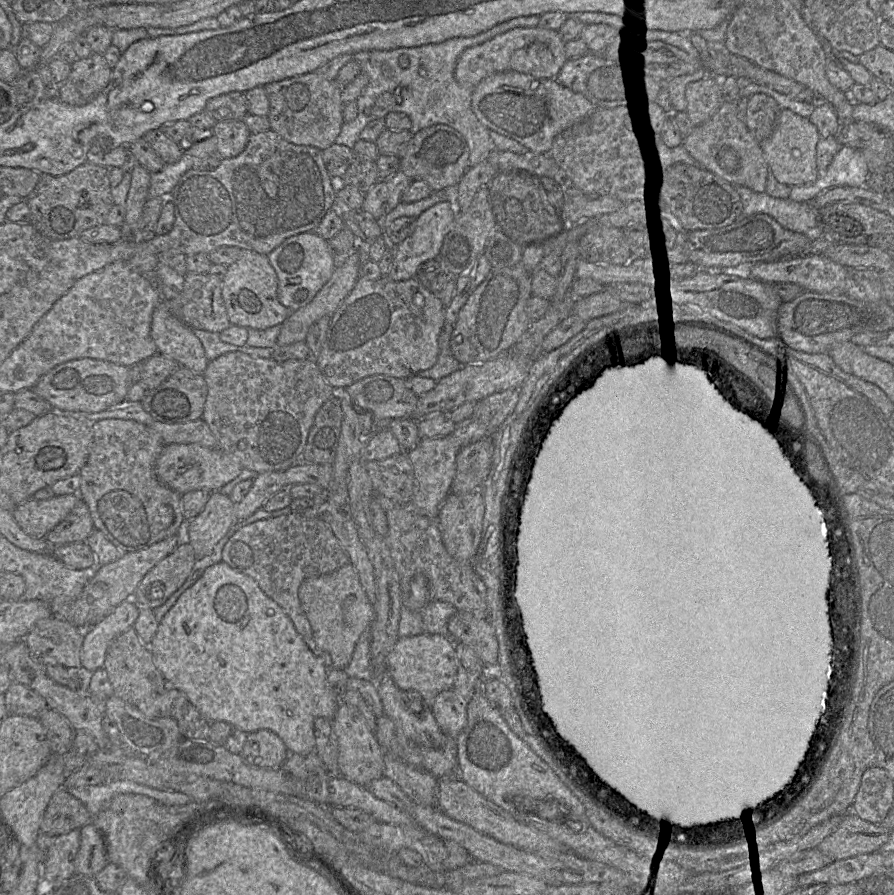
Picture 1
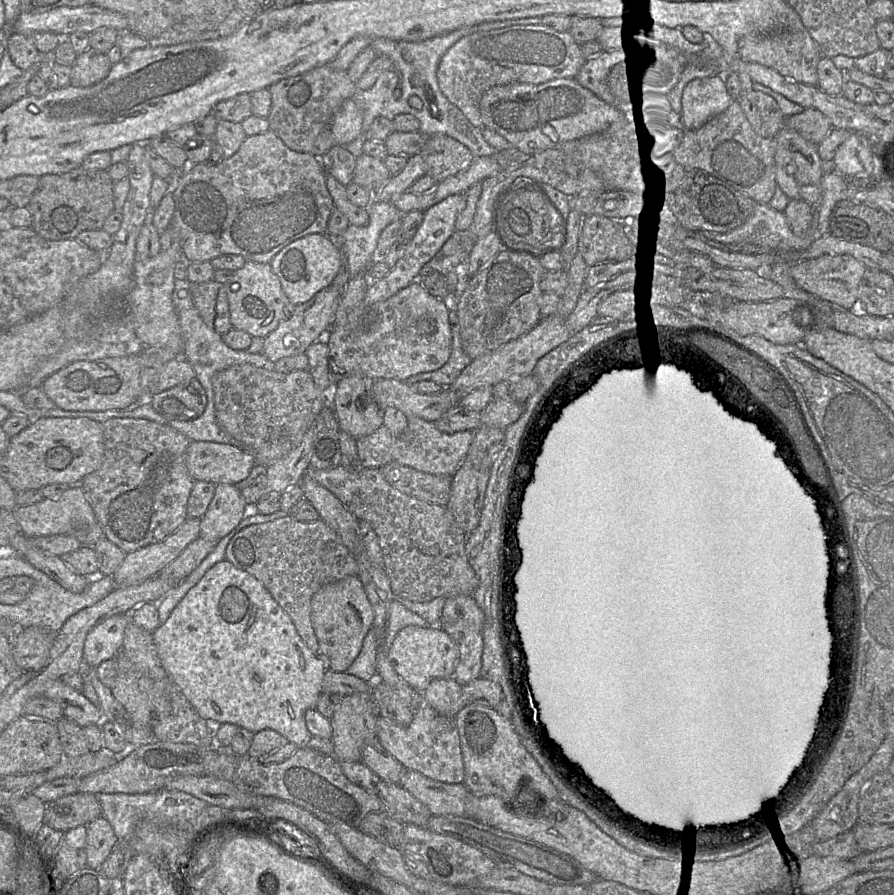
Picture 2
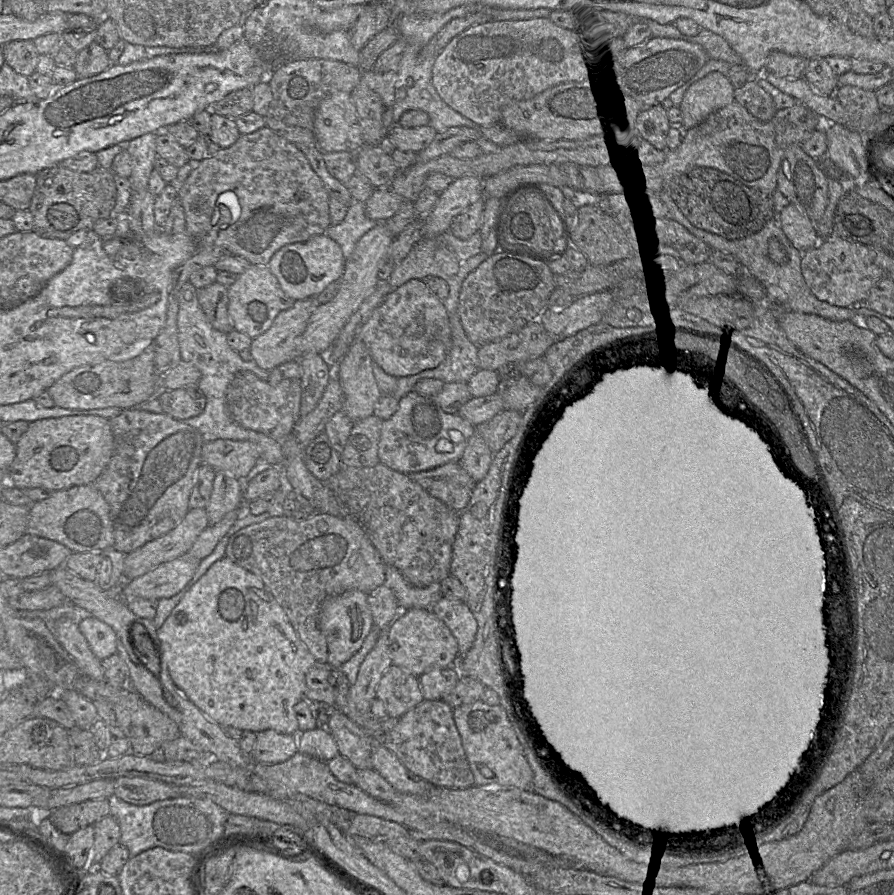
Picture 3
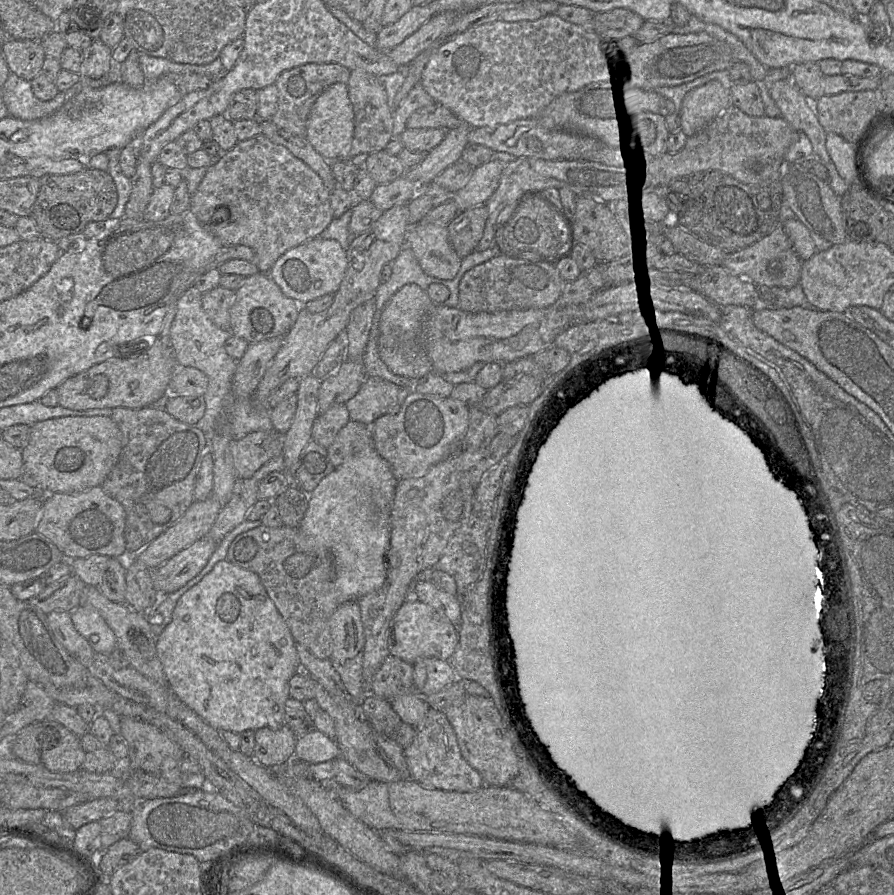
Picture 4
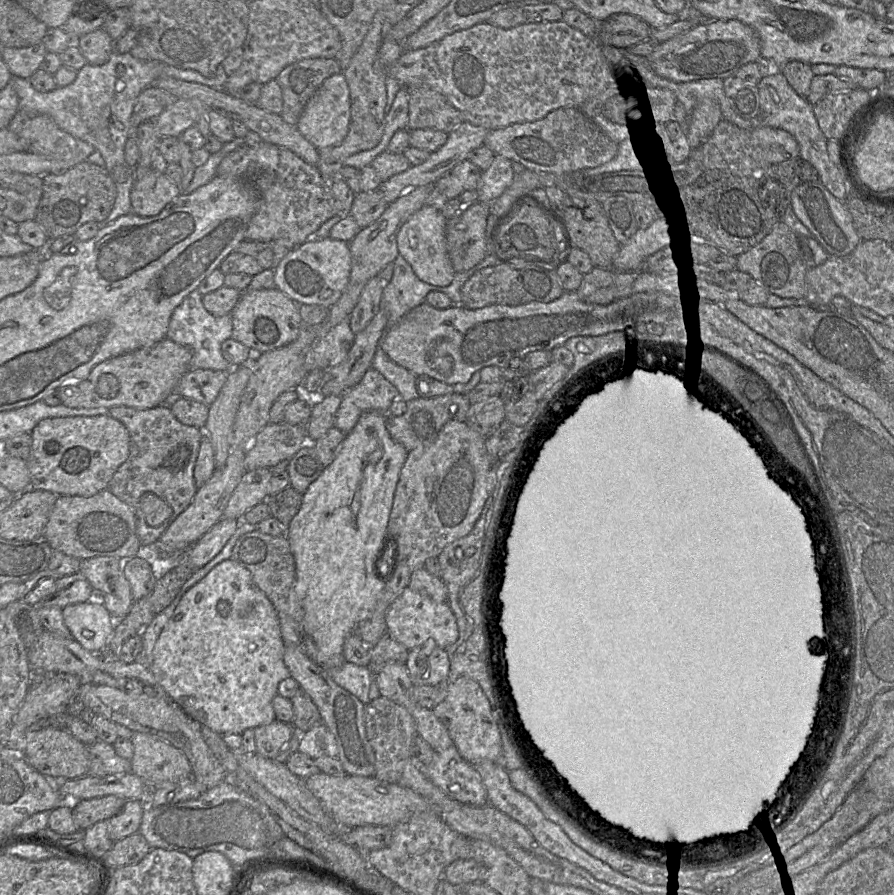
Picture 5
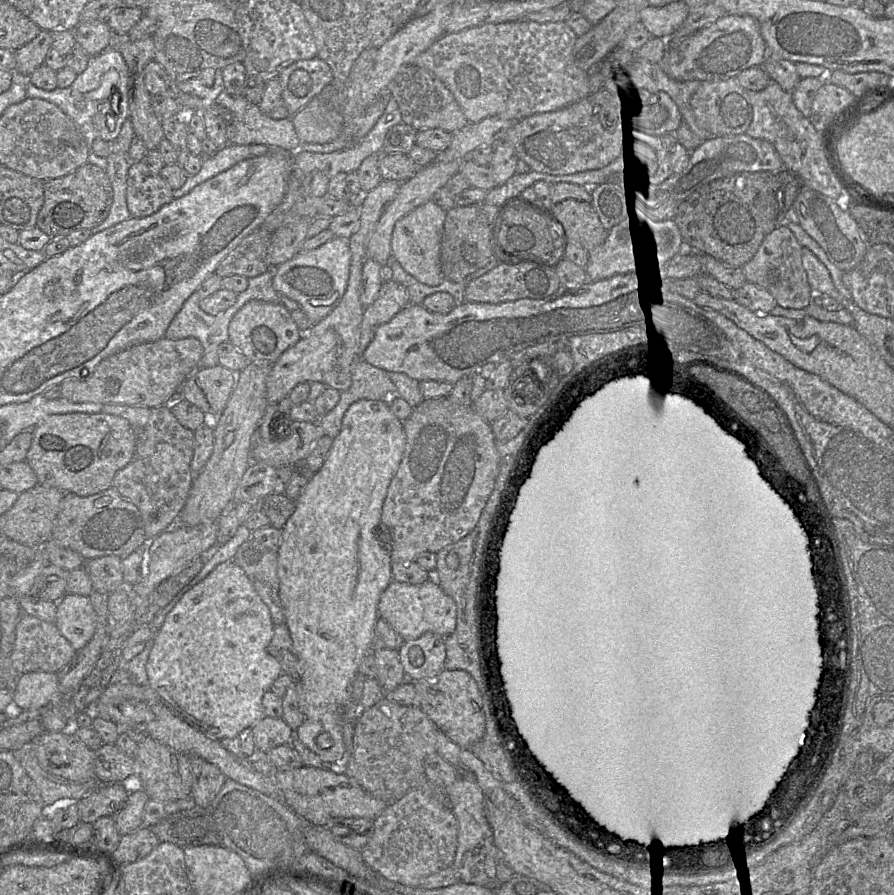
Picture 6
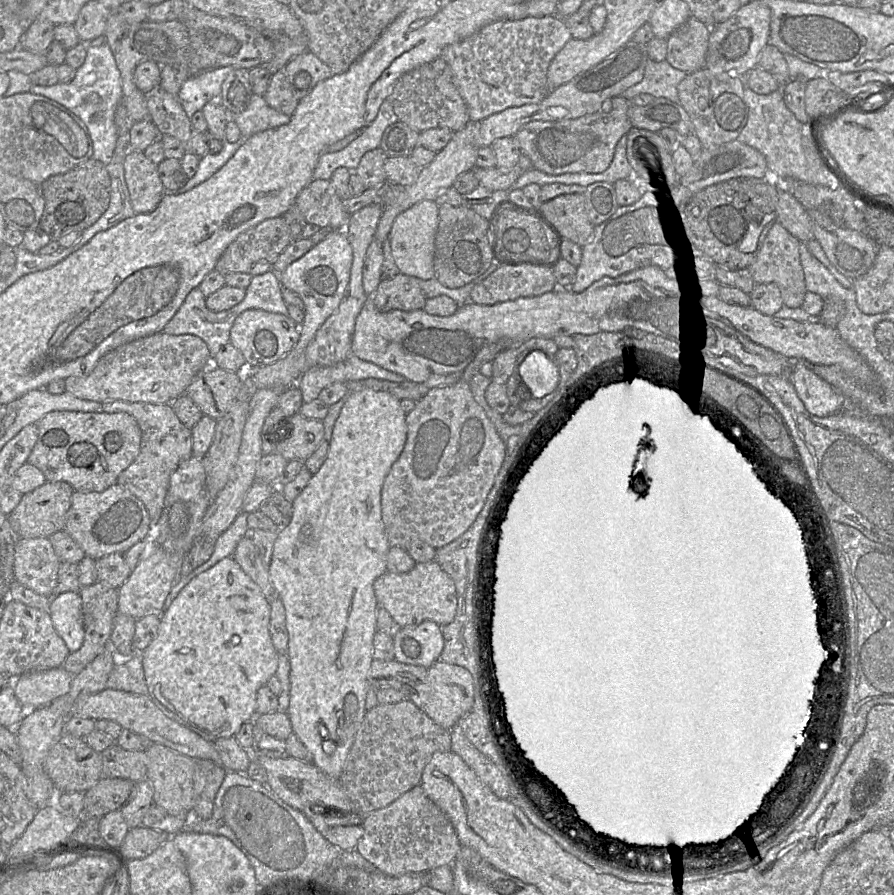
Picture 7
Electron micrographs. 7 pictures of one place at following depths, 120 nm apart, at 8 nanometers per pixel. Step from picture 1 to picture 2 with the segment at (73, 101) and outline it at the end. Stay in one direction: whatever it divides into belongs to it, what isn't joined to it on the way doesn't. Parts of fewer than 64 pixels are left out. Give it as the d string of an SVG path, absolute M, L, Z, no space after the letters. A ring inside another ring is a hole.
M89 47L77 54L71 66L70 85L88 87L104 79L112 66L107 54Z

